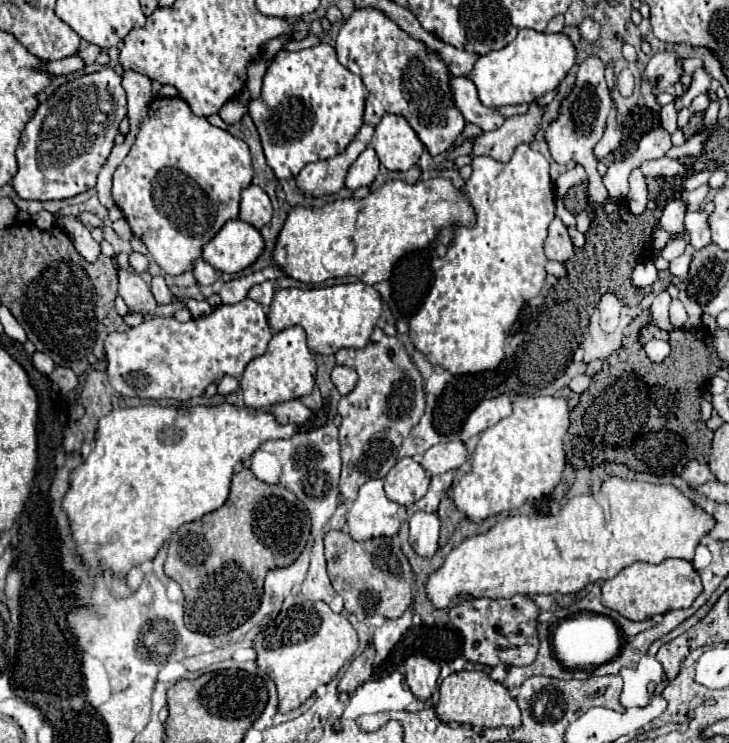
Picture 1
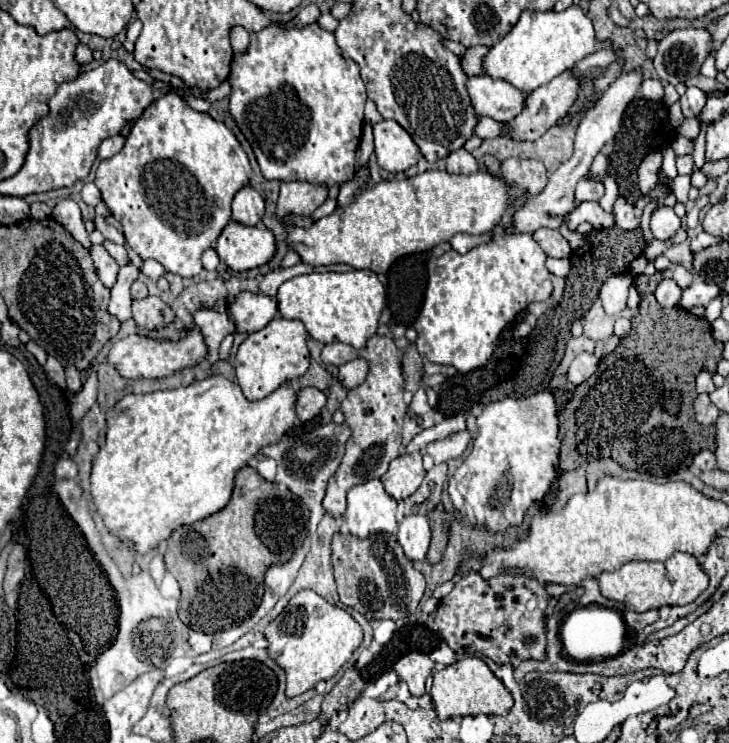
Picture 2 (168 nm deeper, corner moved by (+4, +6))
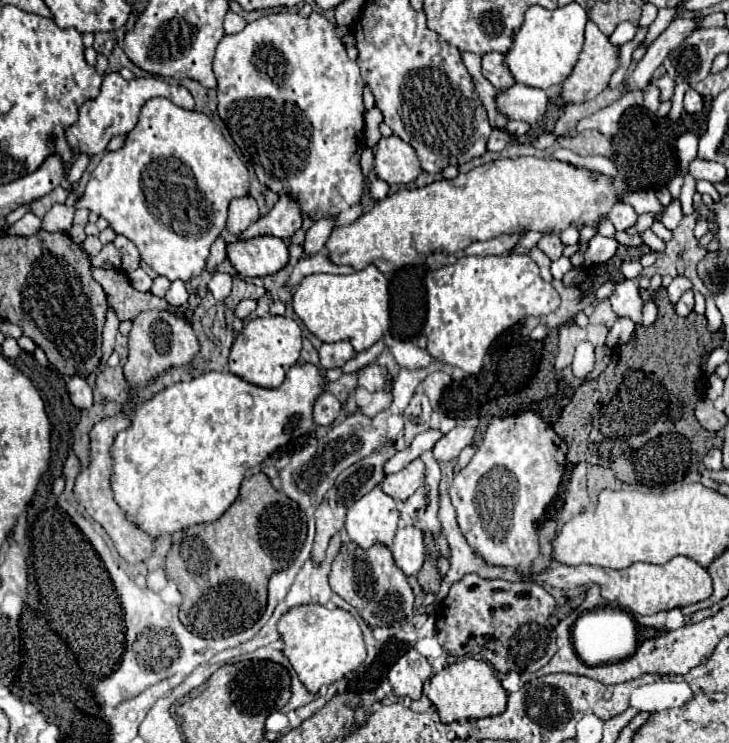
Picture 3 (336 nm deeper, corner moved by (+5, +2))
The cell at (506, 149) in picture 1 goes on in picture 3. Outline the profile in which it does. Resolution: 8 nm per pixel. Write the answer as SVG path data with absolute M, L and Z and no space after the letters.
M587 21L587 27L585 27L585 45L583 45L583 51L579 55L579 61L577 61L573 73L565 79L561 91L557 95L553 95L551 101L561 105L561 107L565 107L567 103L583 103L587 99L597 97L607 87L611 75L619 69L619 55L621 55L621 47L613 45L609 41L609 37L605 37L597 29L597 25L593 21Z

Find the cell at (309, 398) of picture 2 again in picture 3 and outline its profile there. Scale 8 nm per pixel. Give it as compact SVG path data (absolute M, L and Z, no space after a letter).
M325 391L319 397L319 401L315 403L315 423L317 425L331 425L337 419L339 411L341 411L339 399L333 393Z

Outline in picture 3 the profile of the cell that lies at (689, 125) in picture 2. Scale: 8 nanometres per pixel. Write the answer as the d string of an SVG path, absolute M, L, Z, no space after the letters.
M683 133L677 139L677 151L679 151L681 167L687 167L697 155L697 137L693 133Z

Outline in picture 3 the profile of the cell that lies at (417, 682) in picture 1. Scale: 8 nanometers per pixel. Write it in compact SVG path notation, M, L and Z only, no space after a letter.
M409 649L389 669L387 677L389 677L389 683L391 683L395 695L419 699L423 683L431 677L431 665L415 649Z

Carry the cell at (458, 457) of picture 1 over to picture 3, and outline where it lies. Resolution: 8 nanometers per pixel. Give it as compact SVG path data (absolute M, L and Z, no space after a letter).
M461 425L451 429L447 435L443 435L435 447L433 447L433 455L437 461L453 461L459 457L459 453L473 441L475 435L475 427L469 425Z

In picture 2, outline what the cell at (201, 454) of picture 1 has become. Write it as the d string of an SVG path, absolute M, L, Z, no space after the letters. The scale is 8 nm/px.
M214 375L208 377L204 381L194 381L188 387L180 387L180 389L172 389L172 391L154 391L154 393L146 393L146 395L126 395L124 399L120 399L108 413L106 413L106 441L100 447L100 451L96 453L94 461L92 461L92 475L90 475L90 495L92 495L92 503L96 505L98 515L102 517L104 525L108 527L108 531L112 535L116 535L122 543L130 541L132 543L132 551L134 553L148 553L152 551L160 541L166 541L172 531L180 525L192 525L216 511L220 511L234 489L234 475L246 467L248 459L258 455L260 449L264 445L272 445L276 441L280 441L280 437L294 425L296 413L294 413L294 401L296 401L296 391L290 387L290 383L284 383L282 387L278 387L274 393L270 393L268 397L260 399L260 401L248 401L242 395L242 389L238 383L228 381L226 377Z

